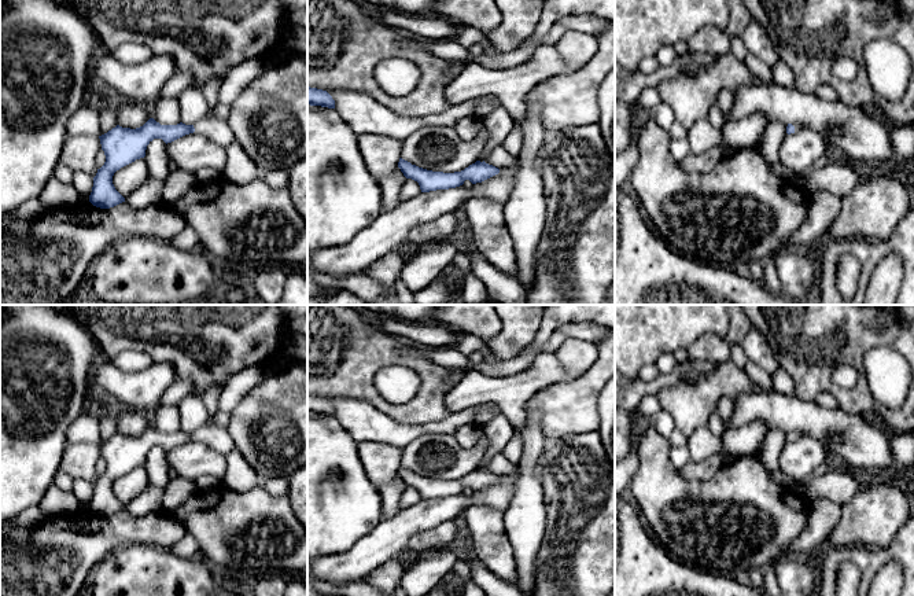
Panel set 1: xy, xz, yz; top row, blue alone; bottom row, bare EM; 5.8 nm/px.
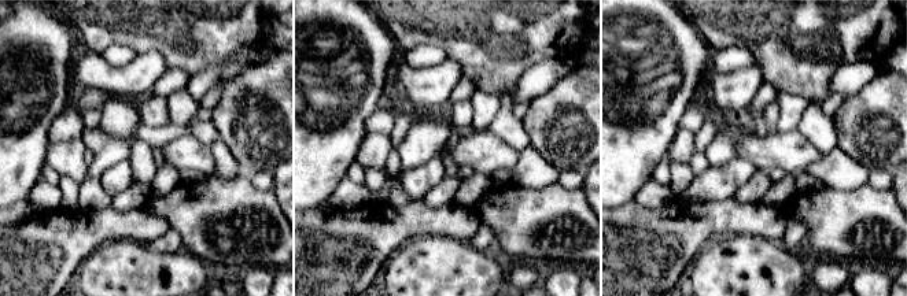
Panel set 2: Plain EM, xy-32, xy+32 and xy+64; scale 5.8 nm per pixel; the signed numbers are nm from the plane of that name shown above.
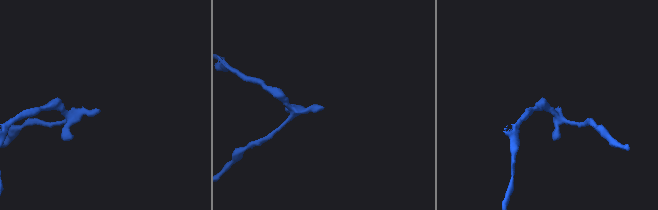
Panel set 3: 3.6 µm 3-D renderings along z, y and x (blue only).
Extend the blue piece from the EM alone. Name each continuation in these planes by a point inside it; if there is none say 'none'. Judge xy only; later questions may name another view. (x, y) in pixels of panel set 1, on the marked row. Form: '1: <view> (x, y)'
1: xy (214, 128)

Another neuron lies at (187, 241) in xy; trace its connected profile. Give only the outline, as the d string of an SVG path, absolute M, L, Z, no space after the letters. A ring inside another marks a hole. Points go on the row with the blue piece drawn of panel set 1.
M185 227L177 236L169 240L169 243L183 251L199 250L199 238L195 229Z

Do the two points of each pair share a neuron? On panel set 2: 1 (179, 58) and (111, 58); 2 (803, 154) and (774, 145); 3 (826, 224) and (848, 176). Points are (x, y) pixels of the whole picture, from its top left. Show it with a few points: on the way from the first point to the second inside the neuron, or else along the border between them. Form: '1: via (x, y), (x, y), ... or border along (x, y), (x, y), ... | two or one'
1: border along (136, 52), (111, 44), (102, 55) | two
2: via (796, 154), (781, 150) | one
3: border along (866, 182), (854, 188), (825, 187) | two

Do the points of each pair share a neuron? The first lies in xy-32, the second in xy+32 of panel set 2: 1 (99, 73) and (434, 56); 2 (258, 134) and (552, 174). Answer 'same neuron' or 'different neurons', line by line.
1: different neurons
2: different neurons

